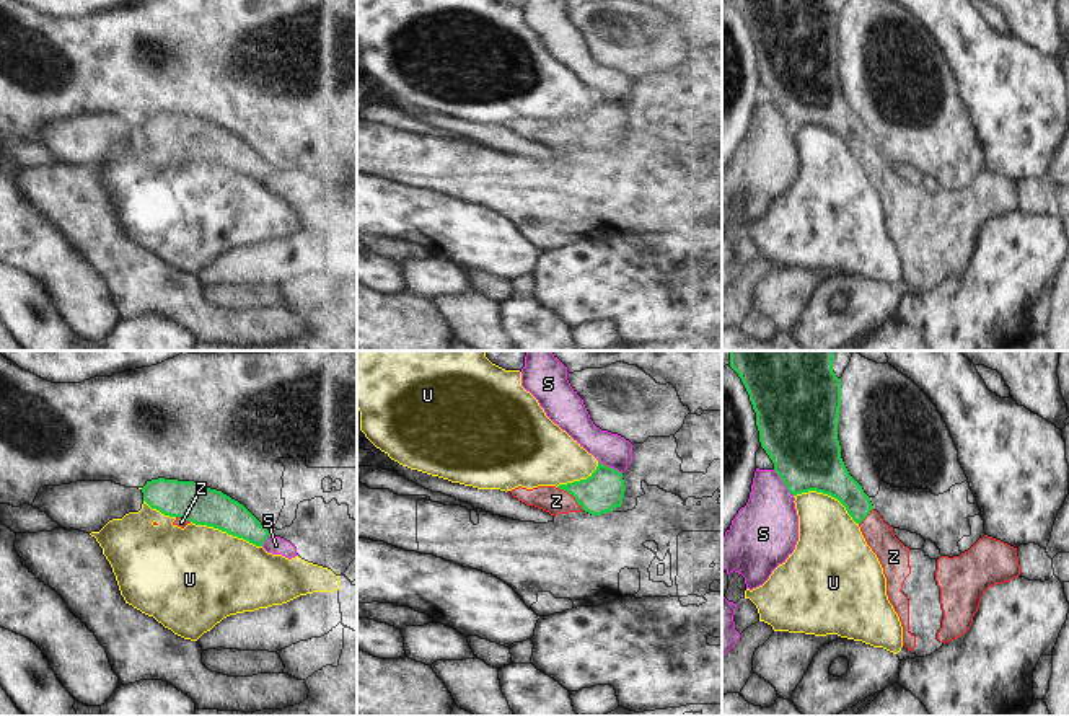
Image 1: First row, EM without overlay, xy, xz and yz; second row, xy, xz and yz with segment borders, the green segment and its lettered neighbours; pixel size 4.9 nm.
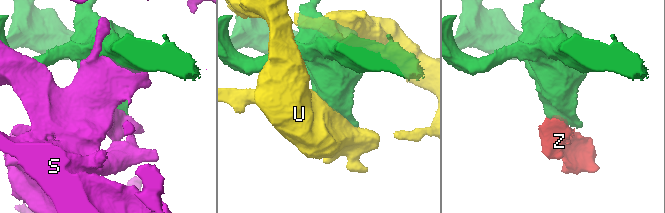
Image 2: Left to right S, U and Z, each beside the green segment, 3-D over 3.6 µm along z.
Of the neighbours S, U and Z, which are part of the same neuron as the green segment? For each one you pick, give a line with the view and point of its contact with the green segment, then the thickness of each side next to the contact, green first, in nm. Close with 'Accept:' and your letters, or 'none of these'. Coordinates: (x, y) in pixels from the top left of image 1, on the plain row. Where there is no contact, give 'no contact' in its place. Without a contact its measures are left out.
Z: meets green in xz at (572, 129); 200 nm thick on the green side, 130 nm on the other
Accept: Z

